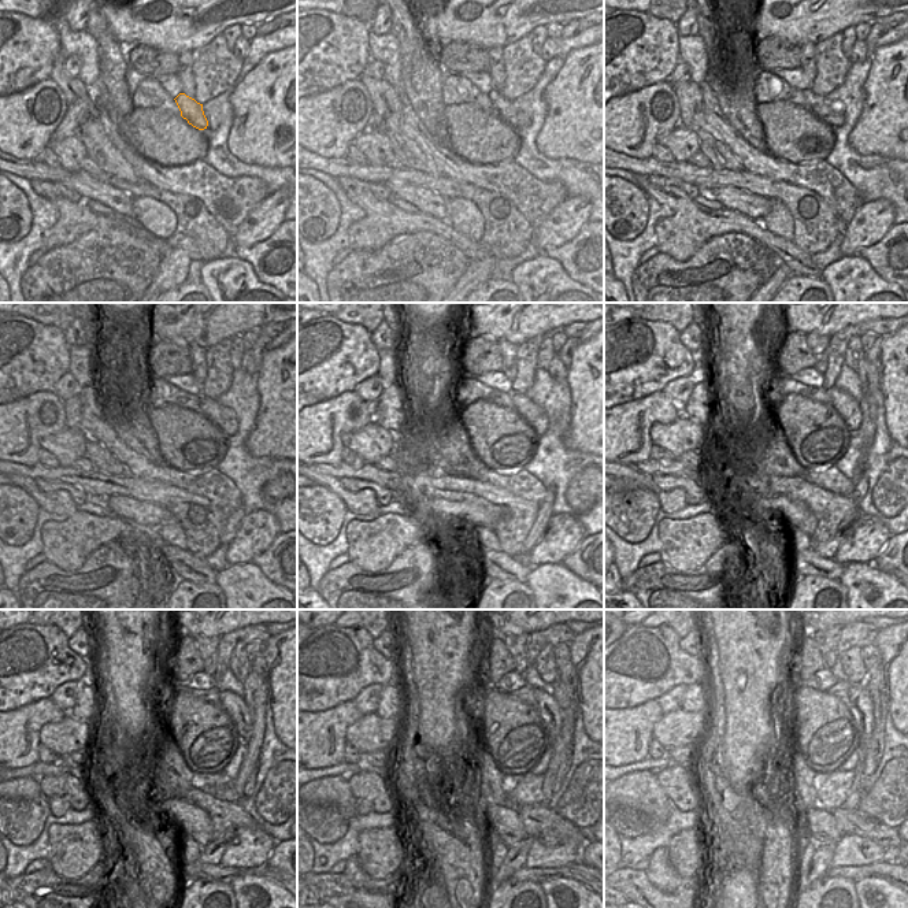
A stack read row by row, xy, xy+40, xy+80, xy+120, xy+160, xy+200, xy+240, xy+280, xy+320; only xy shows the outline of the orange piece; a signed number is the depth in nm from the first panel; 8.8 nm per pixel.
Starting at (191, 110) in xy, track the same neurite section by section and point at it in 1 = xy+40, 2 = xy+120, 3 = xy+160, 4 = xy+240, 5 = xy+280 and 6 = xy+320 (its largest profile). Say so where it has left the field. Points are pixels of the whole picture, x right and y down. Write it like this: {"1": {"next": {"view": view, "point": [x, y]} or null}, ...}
{"1": {"next": {"view": "xy+40", "point": [515, 119]}}, "2": {"next": {"view": "xy+120", "point": [223, 418]}}, "3": {"next": {"view": "xy+160", "point": [533, 414]}}, "4": {"next": {"view": "xy+240", "point": [236, 707]}}, "5": {"next": {"view": "xy+280", "point": [544, 703]}}, "6": {"next": {"view": "xy+320", "point": [856, 697]}}}

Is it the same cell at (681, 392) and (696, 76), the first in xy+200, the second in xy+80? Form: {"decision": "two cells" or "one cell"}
{"decision": "two cells"}

